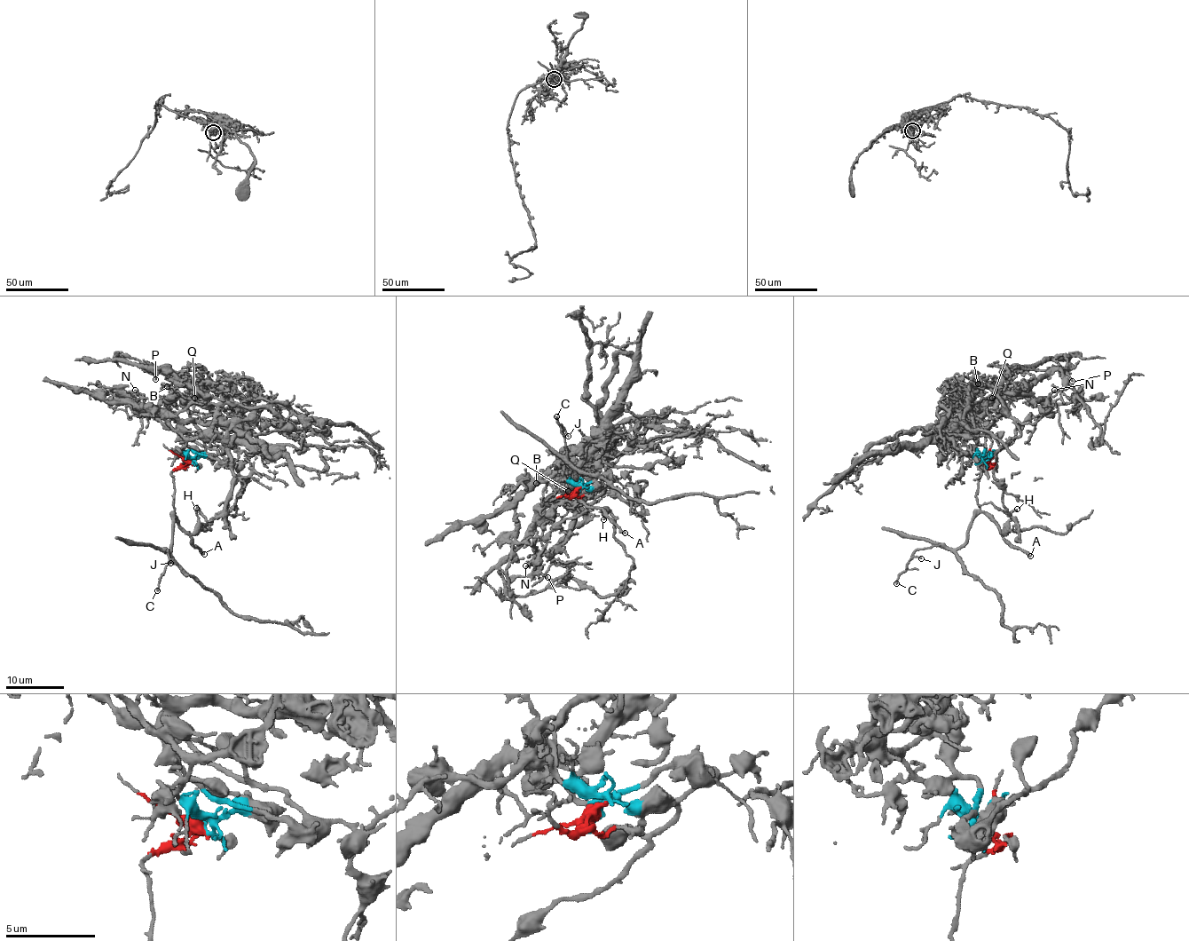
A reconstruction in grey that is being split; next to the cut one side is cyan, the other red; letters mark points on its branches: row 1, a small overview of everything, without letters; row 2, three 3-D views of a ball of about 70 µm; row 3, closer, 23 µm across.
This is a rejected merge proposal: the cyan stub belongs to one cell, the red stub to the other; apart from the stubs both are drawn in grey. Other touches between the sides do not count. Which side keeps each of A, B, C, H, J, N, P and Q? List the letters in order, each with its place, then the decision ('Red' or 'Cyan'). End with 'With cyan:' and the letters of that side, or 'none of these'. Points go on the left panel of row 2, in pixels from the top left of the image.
A: Place: (204, 554). Red
B: Place: (167, 386). Cyan
C: Place: (157, 590). Red
H: Place: (196, 508). Red
J: Place: (170, 563). Red
N: Place: (135, 390). Cyan
P: Place: (155, 379). Cyan
Q: Place: (194, 398). Cyan
With cyan: B, N, P, Q

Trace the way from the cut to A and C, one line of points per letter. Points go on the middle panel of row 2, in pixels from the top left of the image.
A: (577, 492), (567, 497), (563, 491), (570, 485), (576, 496), (586, 505), (599, 507), (625, 533)
C: (577, 492), (567, 497), (563, 491), (570, 485), (574, 489), (577, 480), (567, 460), (563, 429), (556, 417)

